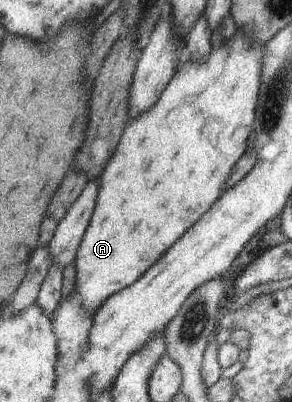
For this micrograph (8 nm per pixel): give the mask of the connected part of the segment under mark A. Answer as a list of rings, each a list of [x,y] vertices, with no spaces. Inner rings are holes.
[[[237,31],[232,38],[232,45],[221,49],[213,48],[207,61],[191,62],[183,61],[176,72],[173,74],[171,81],[159,96],[159,101],[155,102],[142,116],[130,120],[127,124],[119,143],[117,144],[115,153],[110,160],[105,163],[105,169],[100,177],[100,188],[96,199],[96,204],[90,219],[87,231],[83,235],[76,259],[73,263],[76,269],[76,277],[74,290],[71,297],[78,300],[82,307],[80,314],[93,315],[95,311],[101,309],[102,305],[114,294],[122,289],[133,285],[151,266],[161,259],[167,250],[187,233],[188,229],[194,223],[197,223],[211,206],[221,197],[221,194],[227,189],[226,181],[230,176],[234,165],[243,157],[243,154],[249,149],[247,147],[247,139],[254,129],[254,119],[256,105],[258,102],[260,85],[261,85],[261,53],[263,46],[256,47],[256,43],[247,42],[242,34]]]

